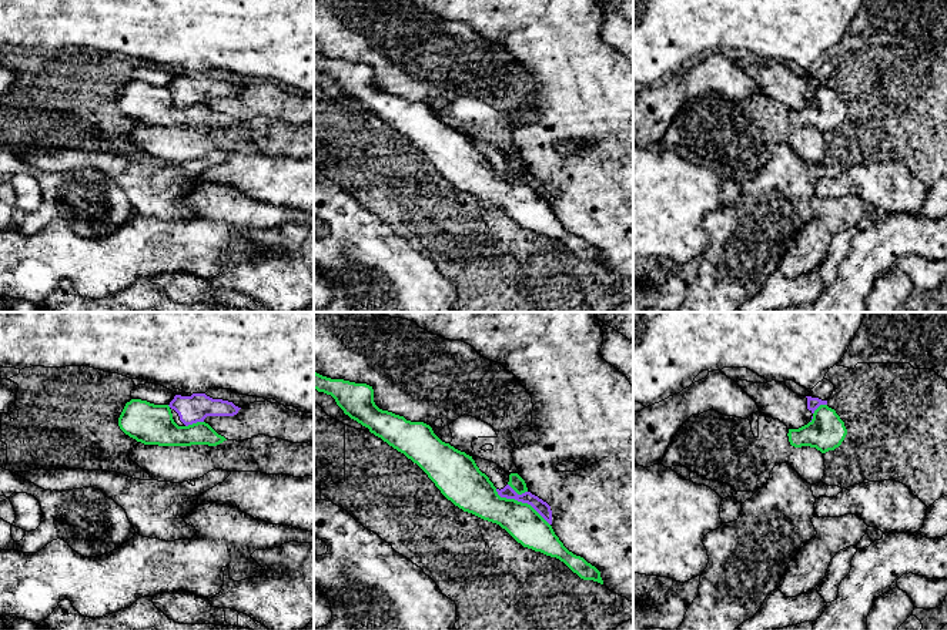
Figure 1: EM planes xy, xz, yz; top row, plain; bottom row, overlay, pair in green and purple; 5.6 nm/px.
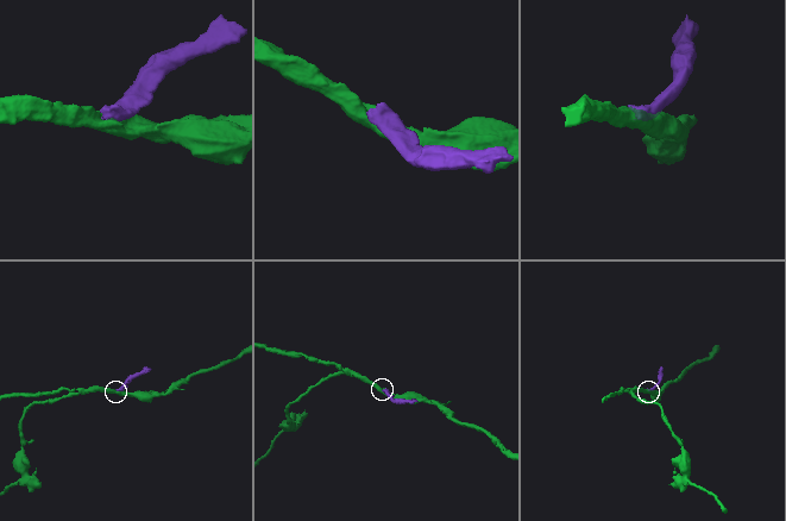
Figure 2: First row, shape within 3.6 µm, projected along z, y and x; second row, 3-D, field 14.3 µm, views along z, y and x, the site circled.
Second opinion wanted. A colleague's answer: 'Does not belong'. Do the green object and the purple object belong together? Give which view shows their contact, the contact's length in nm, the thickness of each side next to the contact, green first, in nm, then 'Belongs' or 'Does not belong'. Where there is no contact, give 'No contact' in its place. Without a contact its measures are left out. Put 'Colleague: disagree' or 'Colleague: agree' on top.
Colleague: agree
Touches green in xz. Shared border 380 nm. Thickness 200 nm (green) against 80 nm. Does not belong

